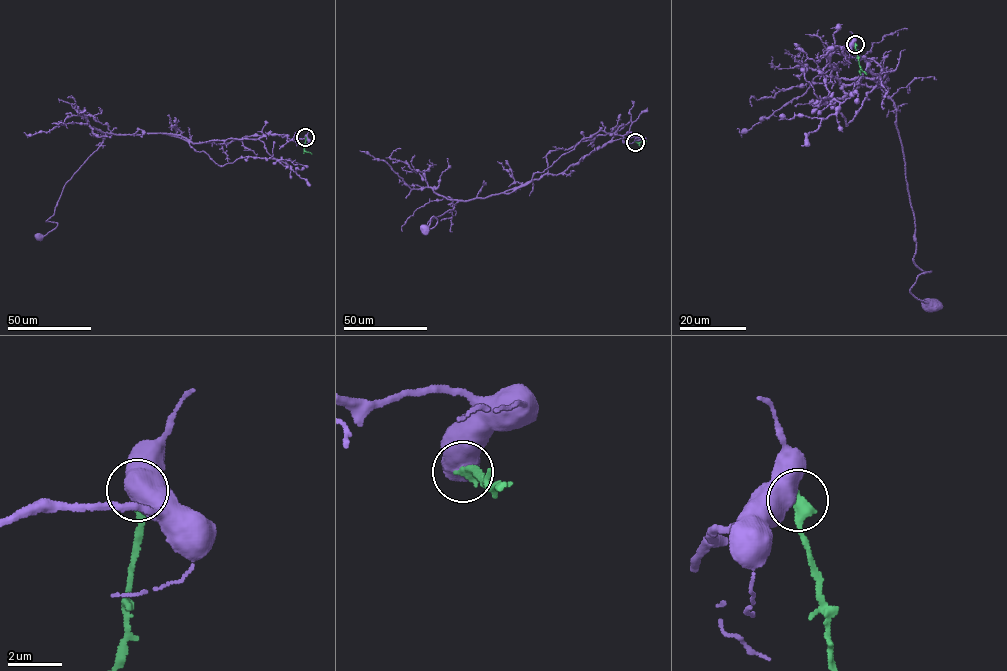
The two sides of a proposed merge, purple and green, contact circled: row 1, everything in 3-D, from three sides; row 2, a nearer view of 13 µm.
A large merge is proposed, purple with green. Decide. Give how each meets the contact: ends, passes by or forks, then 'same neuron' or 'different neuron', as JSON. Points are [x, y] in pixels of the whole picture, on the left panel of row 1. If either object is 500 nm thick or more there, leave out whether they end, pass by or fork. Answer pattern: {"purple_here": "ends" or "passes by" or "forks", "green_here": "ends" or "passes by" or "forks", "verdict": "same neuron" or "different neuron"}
{"verdict": "different neuron"}

